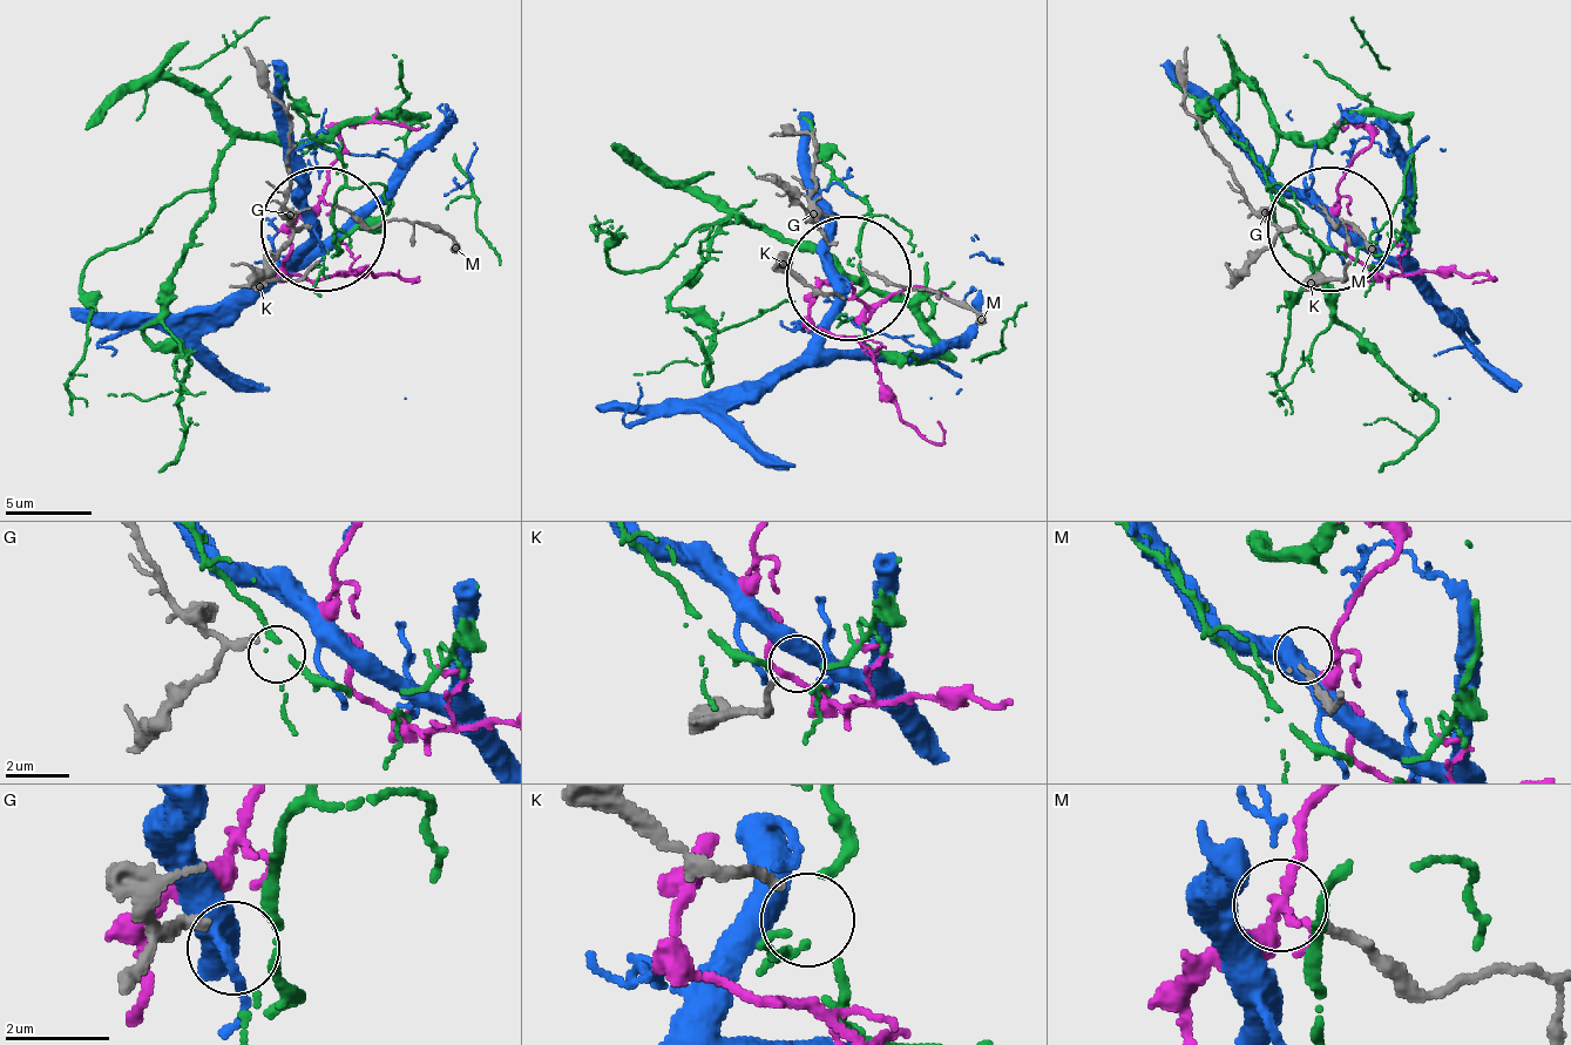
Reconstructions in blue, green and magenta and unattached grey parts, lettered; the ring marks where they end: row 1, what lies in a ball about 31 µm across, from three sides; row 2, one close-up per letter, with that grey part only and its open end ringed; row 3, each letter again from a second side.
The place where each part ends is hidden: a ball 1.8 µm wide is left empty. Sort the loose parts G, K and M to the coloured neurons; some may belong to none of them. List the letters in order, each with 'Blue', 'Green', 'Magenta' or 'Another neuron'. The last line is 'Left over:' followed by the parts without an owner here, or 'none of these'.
G: Another neuron
K: Another neuron
M: Another neuron
Left over: G, K, M

